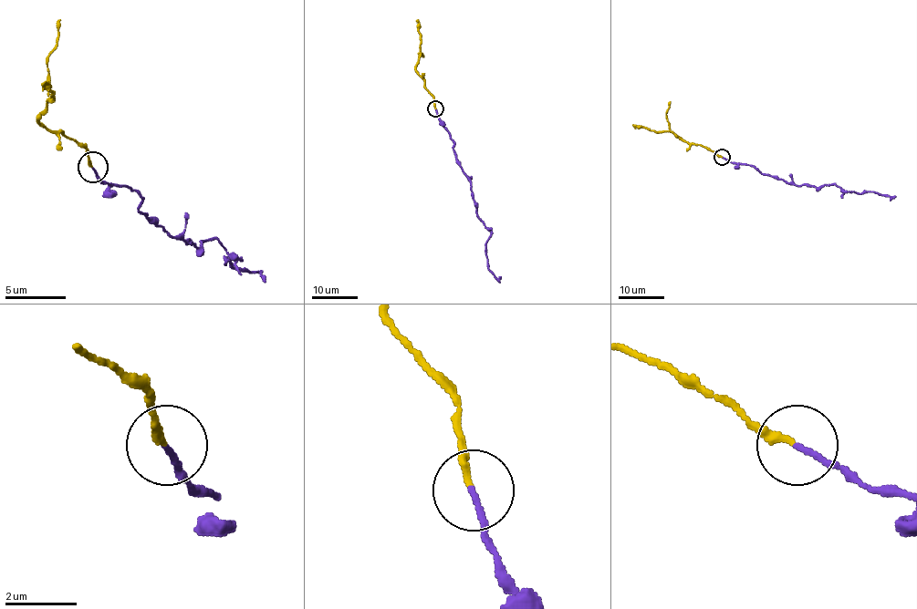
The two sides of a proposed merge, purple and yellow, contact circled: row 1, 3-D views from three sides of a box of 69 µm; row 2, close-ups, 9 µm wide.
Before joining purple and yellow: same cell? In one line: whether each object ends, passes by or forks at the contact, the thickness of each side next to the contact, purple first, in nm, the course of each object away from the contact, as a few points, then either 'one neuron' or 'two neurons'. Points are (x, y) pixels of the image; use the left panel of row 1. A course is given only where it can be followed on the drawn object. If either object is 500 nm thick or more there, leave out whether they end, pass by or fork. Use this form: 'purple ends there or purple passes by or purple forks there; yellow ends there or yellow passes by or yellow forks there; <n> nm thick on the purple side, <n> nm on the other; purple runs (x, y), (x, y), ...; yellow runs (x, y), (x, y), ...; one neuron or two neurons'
purple ends there; yellow ends there; 150 nm thick on the purple side, 200 nm on the other; purple runs (93, 168), (99, 180), (133, 189), (139, 210), (184, 243), (218, 241), (239, 259), (230, 264), (266, 283); yellow runs (93, 168), (88, 149), (38, 119), (51, 98), (54, 101), (45, 88), (45, 79); two neurons

